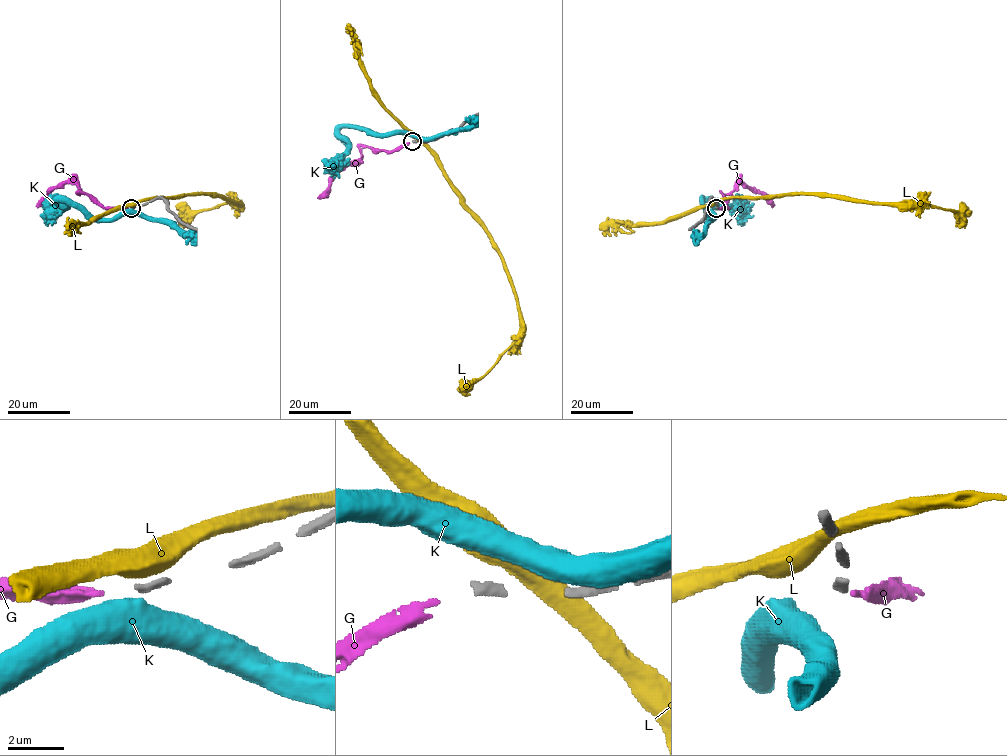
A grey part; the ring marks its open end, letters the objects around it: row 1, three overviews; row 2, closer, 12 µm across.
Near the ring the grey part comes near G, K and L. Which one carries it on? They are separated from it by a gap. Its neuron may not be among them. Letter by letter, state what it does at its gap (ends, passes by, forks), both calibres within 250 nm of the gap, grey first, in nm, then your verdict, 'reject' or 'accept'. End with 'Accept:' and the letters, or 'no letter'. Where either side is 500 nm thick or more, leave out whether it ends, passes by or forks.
G: it ends there; 280 nm thick on the grey side, 220 nm on the other; accept
K: 280 nm thick on the grey side, 850 nm on the other; reject
L: 280 nm thick on the grey side, 750 nm on the other; reject
Accept: G

